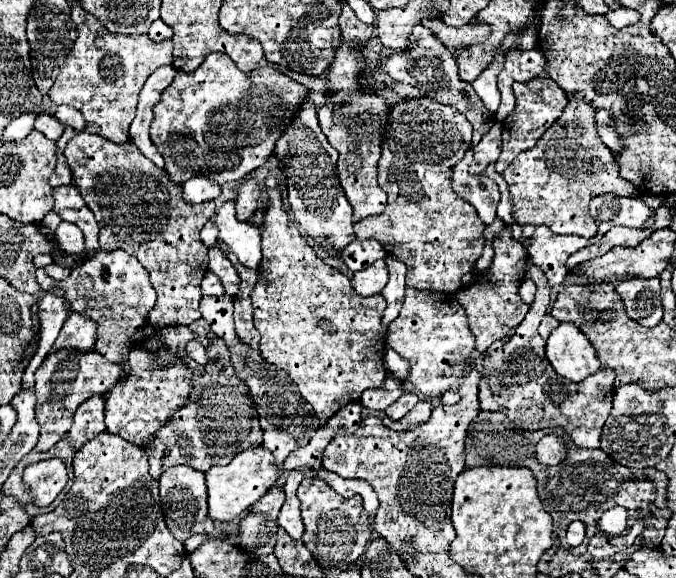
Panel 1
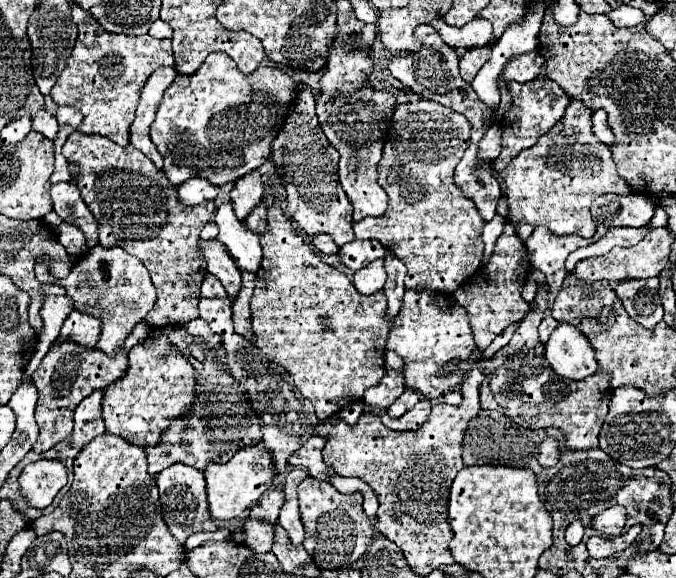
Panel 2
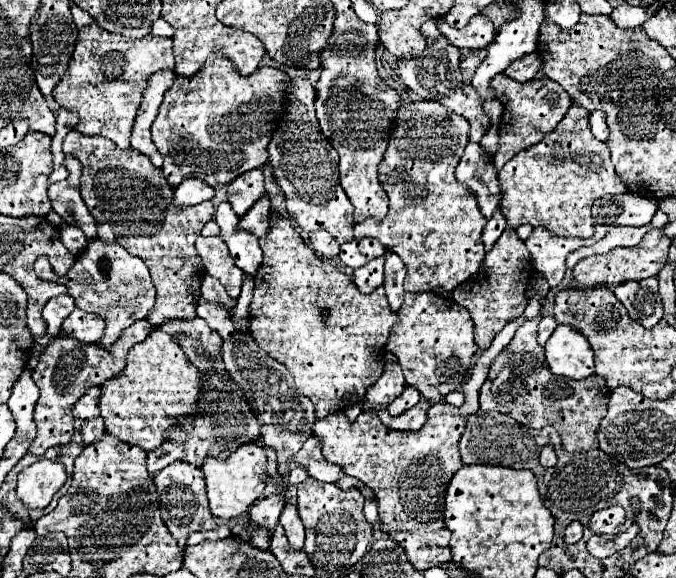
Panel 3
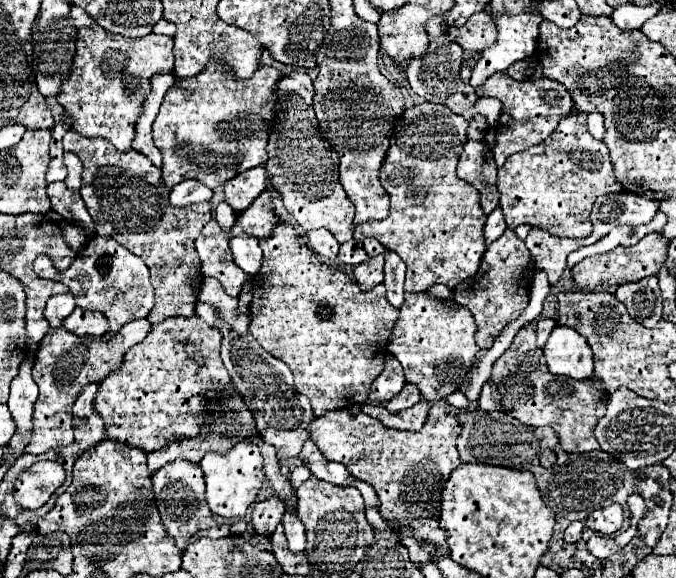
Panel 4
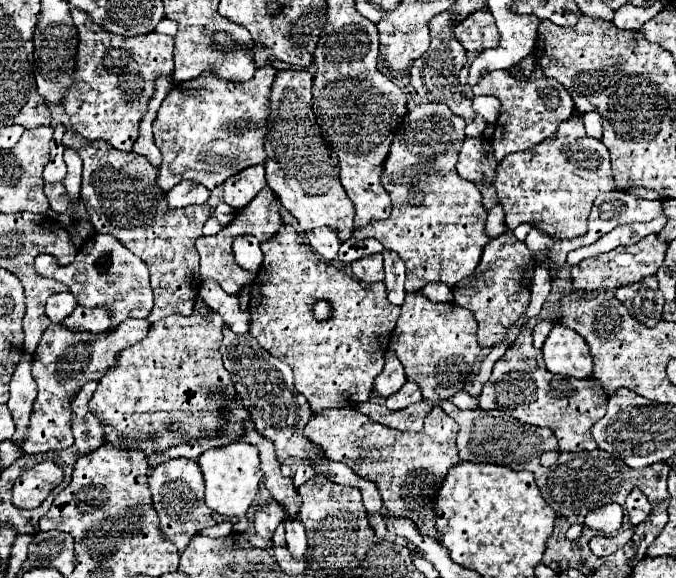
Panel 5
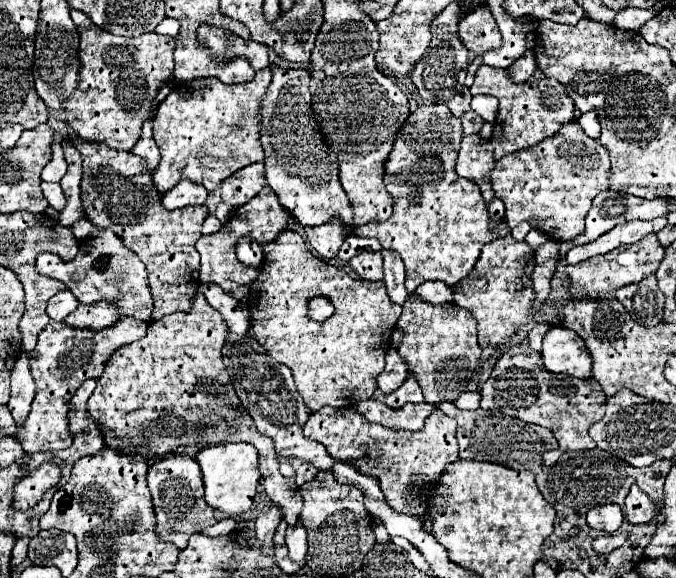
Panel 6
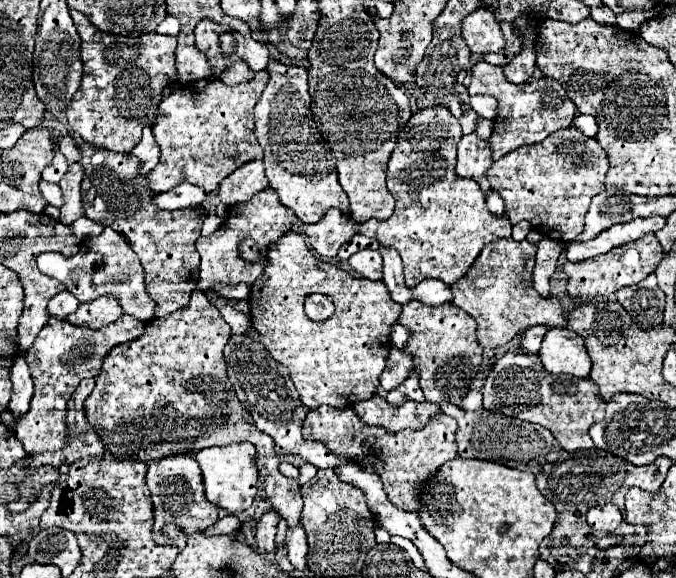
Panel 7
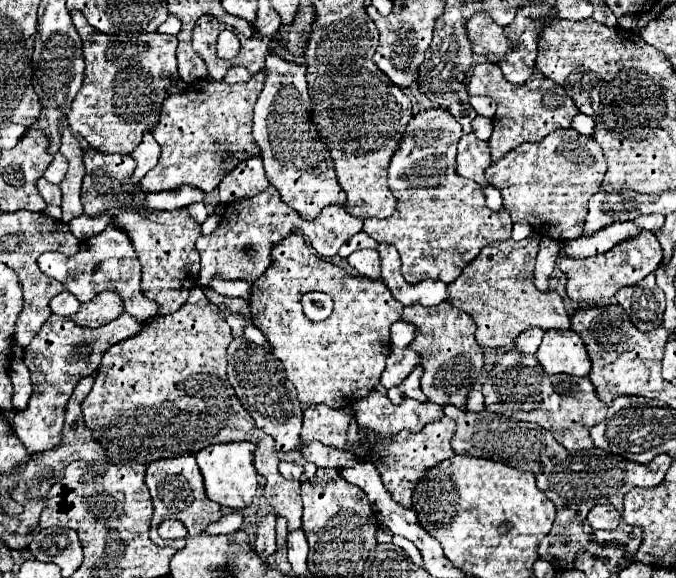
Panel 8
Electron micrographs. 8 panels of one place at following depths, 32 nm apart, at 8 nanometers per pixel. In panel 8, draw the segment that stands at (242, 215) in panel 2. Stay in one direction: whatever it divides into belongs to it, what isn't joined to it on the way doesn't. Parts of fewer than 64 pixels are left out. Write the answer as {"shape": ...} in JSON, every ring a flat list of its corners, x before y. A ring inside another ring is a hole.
{"shape":[[250,158,244,160,242,164,238,164,218,186,220,190,220,202,222,204,230,204,236,200,244,200,244,198,252,198,258,192,262,192,264,188,268,188,270,182,264,174,264,166,262,166,262,158]]}

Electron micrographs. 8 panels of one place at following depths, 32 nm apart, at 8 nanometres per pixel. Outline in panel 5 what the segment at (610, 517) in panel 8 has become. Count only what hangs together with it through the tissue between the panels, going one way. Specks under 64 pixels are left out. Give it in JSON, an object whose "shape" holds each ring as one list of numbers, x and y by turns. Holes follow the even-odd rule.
{"shape":[[608,504,592,510,586,516,586,524,592,530,600,530,604,534,616,534,622,526,622,516,624,516,624,510,620,504]]}

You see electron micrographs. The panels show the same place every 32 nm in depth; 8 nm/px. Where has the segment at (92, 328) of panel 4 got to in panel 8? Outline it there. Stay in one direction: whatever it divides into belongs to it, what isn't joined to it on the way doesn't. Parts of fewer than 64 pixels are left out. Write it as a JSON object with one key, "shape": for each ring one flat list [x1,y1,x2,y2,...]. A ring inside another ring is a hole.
{"shape":[[102,292,94,300,82,304,76,314,70,316,80,326,88,328,100,328,112,320,116,320,124,312,122,300,116,292]]}

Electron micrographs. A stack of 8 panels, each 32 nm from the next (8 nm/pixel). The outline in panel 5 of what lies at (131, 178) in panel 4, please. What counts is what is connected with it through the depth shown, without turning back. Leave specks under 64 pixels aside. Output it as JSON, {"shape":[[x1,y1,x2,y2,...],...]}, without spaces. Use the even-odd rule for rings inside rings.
{"shape":[[66,132,64,148,68,142,86,142,78,148,84,160,82,172,82,202,92,218,96,232,112,232,130,252,140,256,150,268,150,282,154,290,154,308,148,322,158,322,170,314,190,316,198,298,200,272,194,242,202,236,202,226,210,218,210,206,168,208,166,192,156,184,158,168,136,152,122,152,112,148,106,140,84,140,76,132]]}

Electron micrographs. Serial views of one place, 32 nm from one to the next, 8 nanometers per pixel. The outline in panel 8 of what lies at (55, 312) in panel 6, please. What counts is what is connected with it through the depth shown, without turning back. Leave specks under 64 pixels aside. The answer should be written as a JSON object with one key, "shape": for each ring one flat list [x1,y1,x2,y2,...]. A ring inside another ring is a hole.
{"shape":[[66,290,50,300,50,310,52,310,52,314,58,314,58,316,70,316,78,308,80,308,80,302,76,300,76,296,72,296]]}

